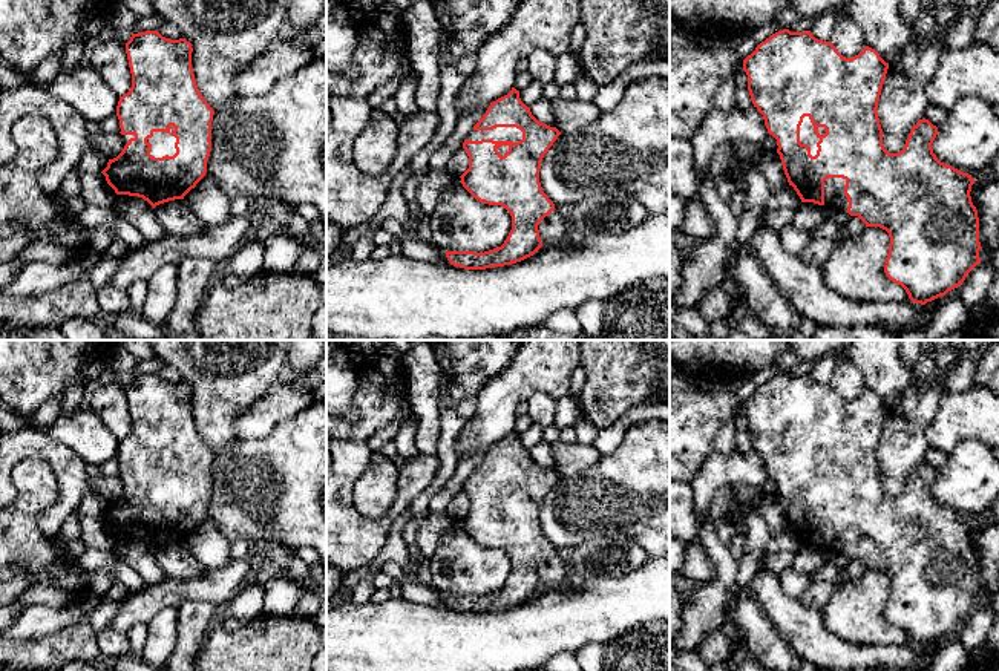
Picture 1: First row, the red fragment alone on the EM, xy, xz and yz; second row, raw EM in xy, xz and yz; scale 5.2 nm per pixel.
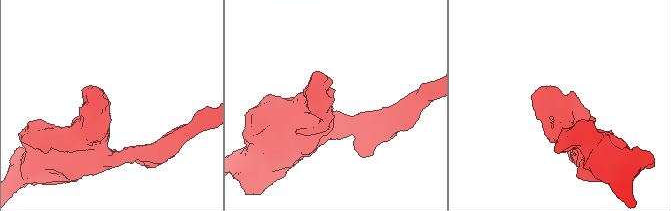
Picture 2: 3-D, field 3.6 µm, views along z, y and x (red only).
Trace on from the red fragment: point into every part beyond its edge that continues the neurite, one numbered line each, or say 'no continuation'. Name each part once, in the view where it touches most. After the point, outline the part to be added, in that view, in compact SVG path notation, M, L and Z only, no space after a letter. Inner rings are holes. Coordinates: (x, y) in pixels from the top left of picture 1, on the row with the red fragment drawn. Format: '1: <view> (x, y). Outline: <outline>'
1: yz (808, 137). Outline: M809 116L803 118L803 123L800 126L800 142L806 144L811 147L811 155L815 156L817 155L817 142L820 141L820 138L815 135L814 132L814 126L809 119Z

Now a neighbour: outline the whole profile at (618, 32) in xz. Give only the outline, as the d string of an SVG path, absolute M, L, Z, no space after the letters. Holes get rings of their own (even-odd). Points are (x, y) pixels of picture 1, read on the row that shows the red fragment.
M579 0L585 38L578 54L582 74L590 77L599 87L613 83L631 64L645 61L670 60L670 40L662 41L663 34L670 34L670 0Z

